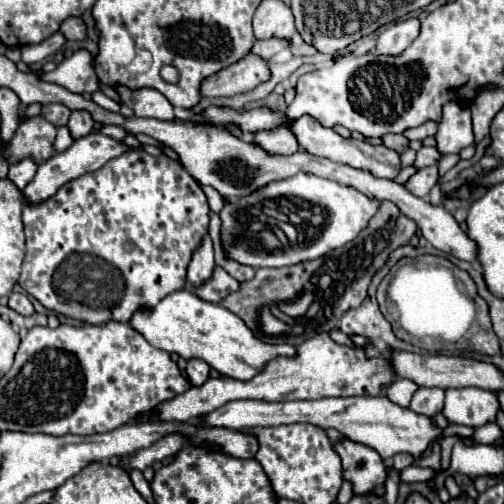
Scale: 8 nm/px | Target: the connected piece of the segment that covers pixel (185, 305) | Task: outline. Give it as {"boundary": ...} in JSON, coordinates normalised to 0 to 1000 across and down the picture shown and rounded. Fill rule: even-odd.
{"boundary":[[[371,571],[331,583],[308,615],[276,611],[260,627],[256,647],[288,667],[296,683],[327,698],[351,698],[367,714],[399,710],[435,742],[454,742],[454,750],[502,750],[534,710],[585,702],[585,690],[573,683],[526,683],[510,675],[486,639],[462,619],[391,591]]]}

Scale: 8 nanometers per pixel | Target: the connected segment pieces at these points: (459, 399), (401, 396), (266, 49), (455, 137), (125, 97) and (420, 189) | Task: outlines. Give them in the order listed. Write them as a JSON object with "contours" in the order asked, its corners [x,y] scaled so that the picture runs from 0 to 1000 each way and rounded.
{"contours":[[[[887,770],[883,774],[883,810],[879,810],[879,825],[899,837],[899,841],[919,841],[919,845],[958,845],[962,837],[978,837],[982,821],[990,813],[990,798],[986,786],[970,774],[954,774],[954,770]]],[[[788,750],[772,762],[768,770],[768,790],[788,802],[788,806],[812,806],[815,798],[815,786],[819,778],[827,774],[831,766],[823,758],[812,758],[812,754],[800,754],[800,750]]],[[[534,75],[534,79],[510,79],[498,95],[498,107],[510,107],[522,119],[534,119],[542,107],[550,107],[558,95],[573,91],[573,83],[558,83],[554,75]]],[[[887,202],[879,210],[875,238],[867,242],[867,298],[883,306],[911,306],[923,290],[935,290],[938,254],[935,254],[935,218],[915,202]]],[[[228,167],[224,179],[236,187],[240,206],[256,210],[272,234],[312,234],[312,238],[343,238],[347,222],[339,202],[304,175],[252,175],[244,167]]],[[[847,329],[847,333],[827,337],[827,341],[812,353],[812,357],[804,361],[804,373],[808,373],[815,385],[823,385],[823,389],[843,393],[843,389],[851,389],[851,377],[867,365],[867,353],[871,353],[867,329]]]]}

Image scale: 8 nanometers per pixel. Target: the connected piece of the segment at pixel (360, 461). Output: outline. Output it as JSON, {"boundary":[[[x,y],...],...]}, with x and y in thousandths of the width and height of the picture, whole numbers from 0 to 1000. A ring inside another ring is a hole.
{"boundary":[[[673,869],[661,877],[661,893],[673,901],[681,921],[681,952],[700,968],[704,984],[760,984],[768,929],[760,909],[736,885],[700,877],[692,869]]]}

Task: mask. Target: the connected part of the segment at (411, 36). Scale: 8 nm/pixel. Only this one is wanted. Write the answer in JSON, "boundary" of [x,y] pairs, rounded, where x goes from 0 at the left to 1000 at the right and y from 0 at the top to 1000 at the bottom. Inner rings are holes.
{"boundary":[[[812,36],[788,48],[768,52],[752,71],[744,87],[744,107],[764,111],[792,111],[831,67],[831,40]]]}

